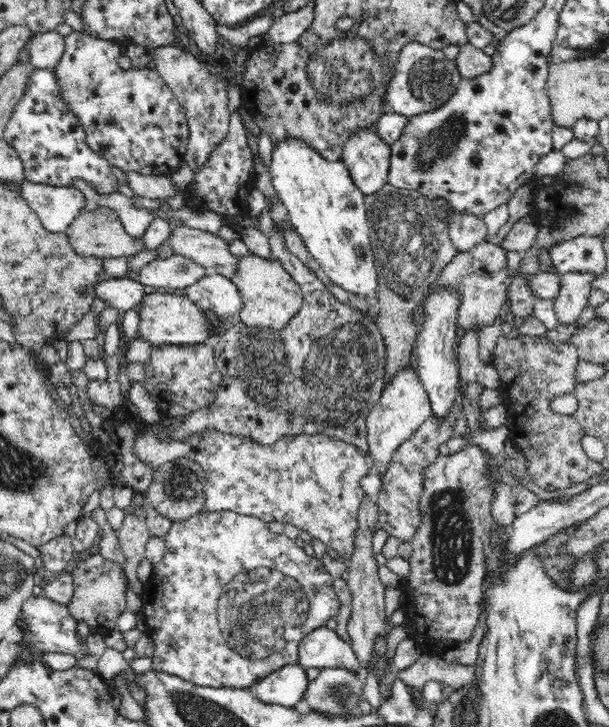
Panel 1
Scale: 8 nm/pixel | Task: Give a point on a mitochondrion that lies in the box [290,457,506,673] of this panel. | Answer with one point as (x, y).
(451, 527)

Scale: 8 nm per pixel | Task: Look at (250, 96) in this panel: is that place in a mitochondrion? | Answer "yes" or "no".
no

